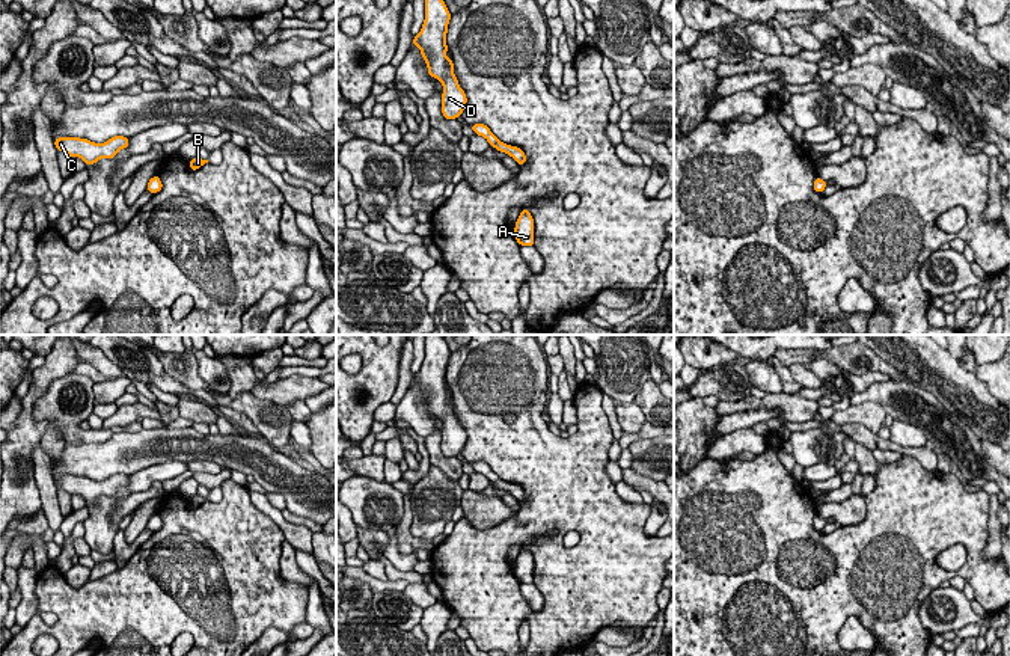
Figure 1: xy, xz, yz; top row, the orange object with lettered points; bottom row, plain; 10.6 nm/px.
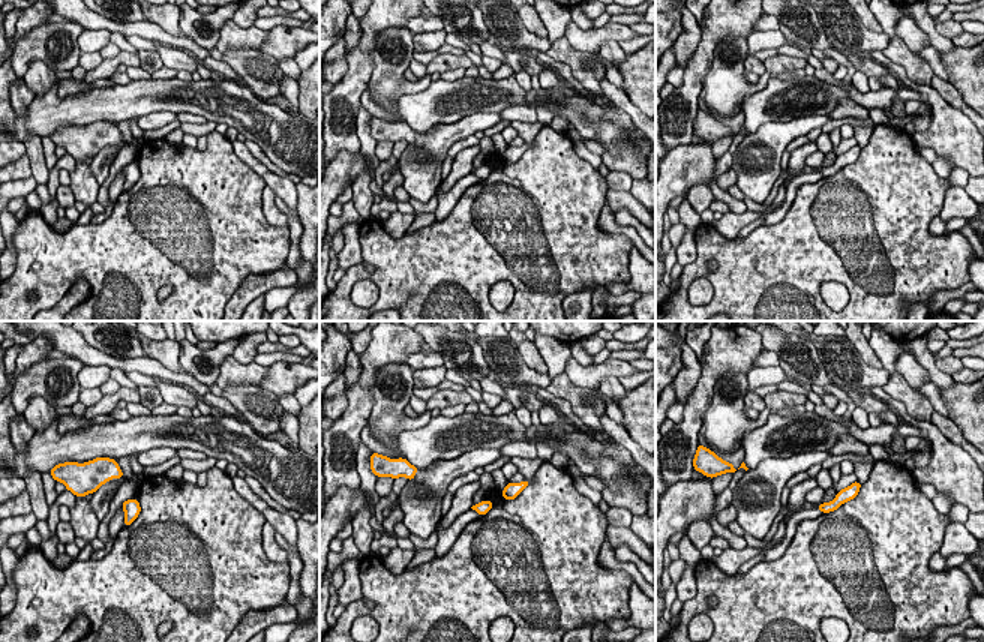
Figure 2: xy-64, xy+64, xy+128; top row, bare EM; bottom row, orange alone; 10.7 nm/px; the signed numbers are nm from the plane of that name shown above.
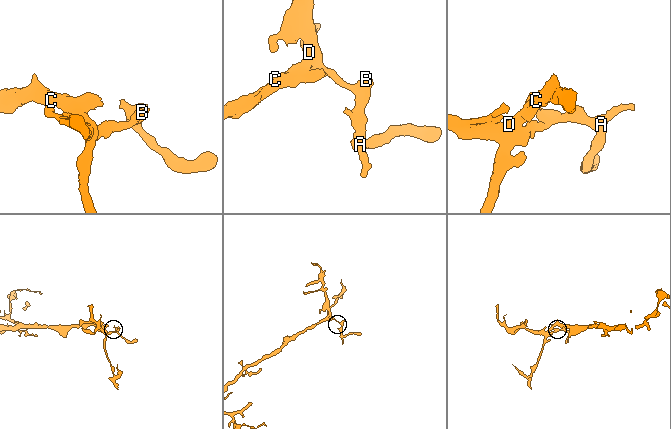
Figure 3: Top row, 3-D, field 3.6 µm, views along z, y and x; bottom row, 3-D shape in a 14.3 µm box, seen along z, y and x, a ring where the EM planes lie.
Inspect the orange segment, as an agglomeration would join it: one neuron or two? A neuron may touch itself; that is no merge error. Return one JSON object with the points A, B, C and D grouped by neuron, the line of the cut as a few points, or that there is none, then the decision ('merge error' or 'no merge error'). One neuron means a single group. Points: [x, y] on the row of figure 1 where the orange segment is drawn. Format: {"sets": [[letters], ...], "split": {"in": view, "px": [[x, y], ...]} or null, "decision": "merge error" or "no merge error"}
{"sets": [["A", "B", "C", "D"]], "split": null, "decision": "no merge error"}

